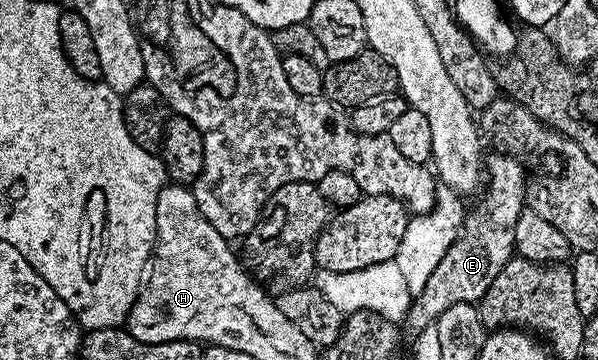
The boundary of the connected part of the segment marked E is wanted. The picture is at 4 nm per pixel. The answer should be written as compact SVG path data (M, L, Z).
M503 151L495 155L497 157L489 156L486 161L486 188L482 193L484 202L480 205L480 211L469 212L465 216L456 242L450 251L446 251L442 263L434 267L430 279L426 279L426 287L413 296L412 305L406 314L413 334L418 335L428 325L435 325L442 311L446 311L446 307L454 307L454 303L478 303L482 295L486 295L490 283L494 283L498 271L502 271L502 267L506 267L514 255L514 227L525 208L524 165L520 159Z

